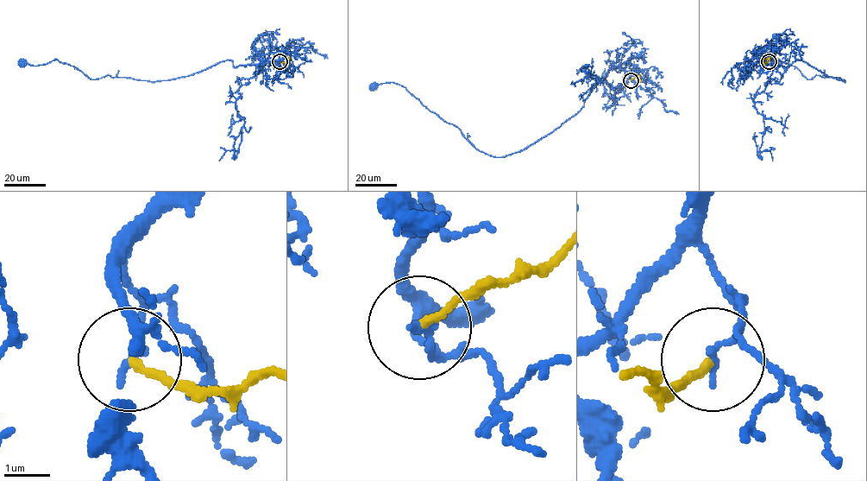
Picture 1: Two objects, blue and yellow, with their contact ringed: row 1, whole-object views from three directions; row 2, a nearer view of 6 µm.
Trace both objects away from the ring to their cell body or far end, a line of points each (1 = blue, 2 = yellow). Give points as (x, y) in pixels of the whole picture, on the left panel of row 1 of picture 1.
1: (279, 61), (235, 67), (226, 60), (151, 81), (91, 79), (54, 59), (21, 61)
2: (279, 61), (287, 61), (290, 56)

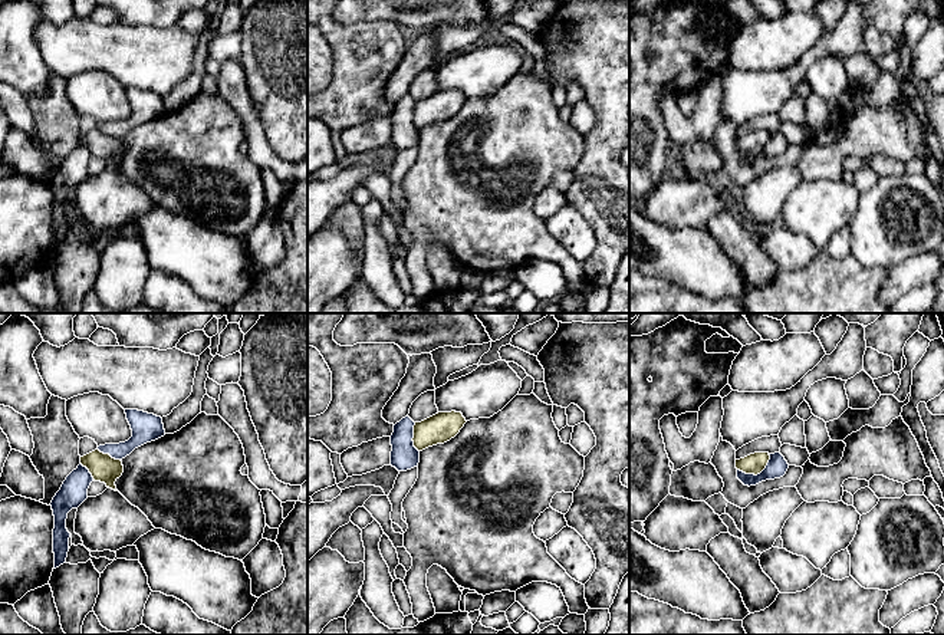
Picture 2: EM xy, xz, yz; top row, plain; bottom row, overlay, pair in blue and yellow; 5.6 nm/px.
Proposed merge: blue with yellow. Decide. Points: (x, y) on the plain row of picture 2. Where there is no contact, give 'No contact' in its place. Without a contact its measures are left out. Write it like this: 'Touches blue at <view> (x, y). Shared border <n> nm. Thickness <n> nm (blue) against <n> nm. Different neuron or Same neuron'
Touches blue at yz (757, 153). Shared border 200 nm. Thickness 120 nm (blue) against 110 nm. Different neuron

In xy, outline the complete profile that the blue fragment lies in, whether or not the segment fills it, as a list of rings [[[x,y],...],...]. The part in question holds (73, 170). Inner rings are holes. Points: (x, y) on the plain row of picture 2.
[[[82,142],[63,159],[50,184],[55,194],[53,231],[55,246],[66,241],[70,211],[66,207],[68,191],[78,187],[88,177],[88,167],[93,159],[92,152]]]

